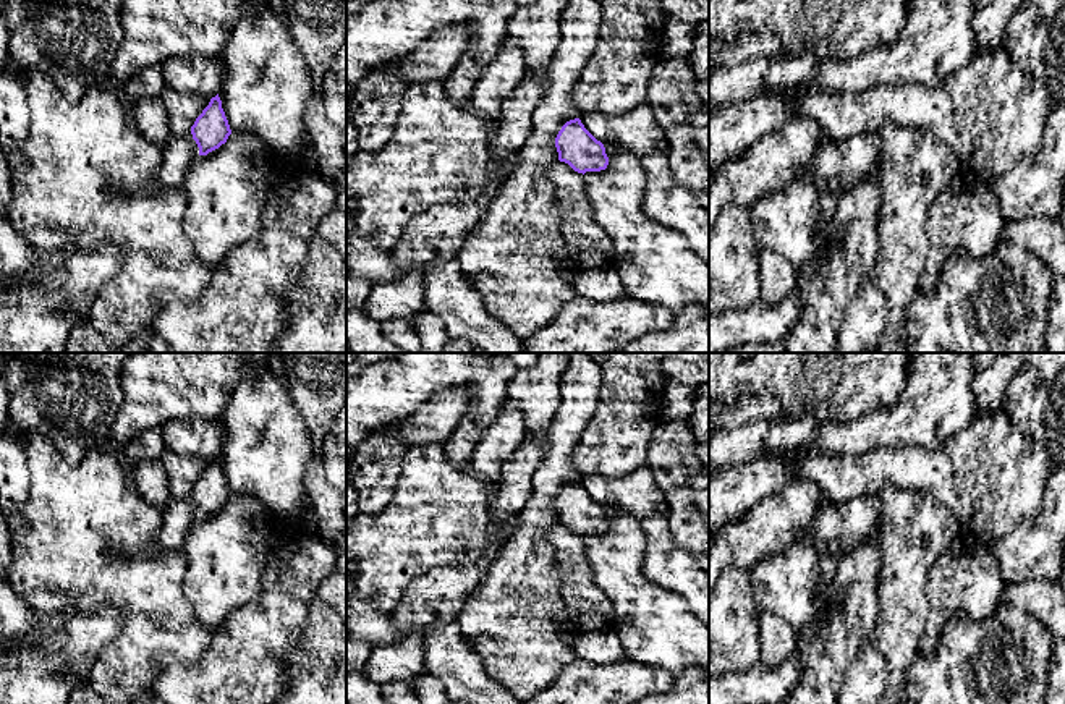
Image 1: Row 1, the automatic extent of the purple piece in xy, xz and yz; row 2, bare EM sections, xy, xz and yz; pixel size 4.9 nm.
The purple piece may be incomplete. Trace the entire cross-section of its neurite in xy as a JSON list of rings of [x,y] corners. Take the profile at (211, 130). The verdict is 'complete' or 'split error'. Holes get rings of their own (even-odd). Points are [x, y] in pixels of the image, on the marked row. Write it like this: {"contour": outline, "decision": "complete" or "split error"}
{"contour": [[[219,94],[210,99],[209,105],[196,118],[191,133],[186,136],[170,134],[162,146],[162,165],[157,170],[157,180],[165,188],[183,188],[185,173],[189,163],[209,152],[219,149],[231,134],[228,120],[222,108]]], "decision": "split error"}

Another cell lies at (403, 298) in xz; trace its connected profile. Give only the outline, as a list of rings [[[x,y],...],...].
[[[413,270],[392,283],[372,285],[363,311],[384,324],[390,319],[411,319],[427,306],[427,286],[422,270]]]

